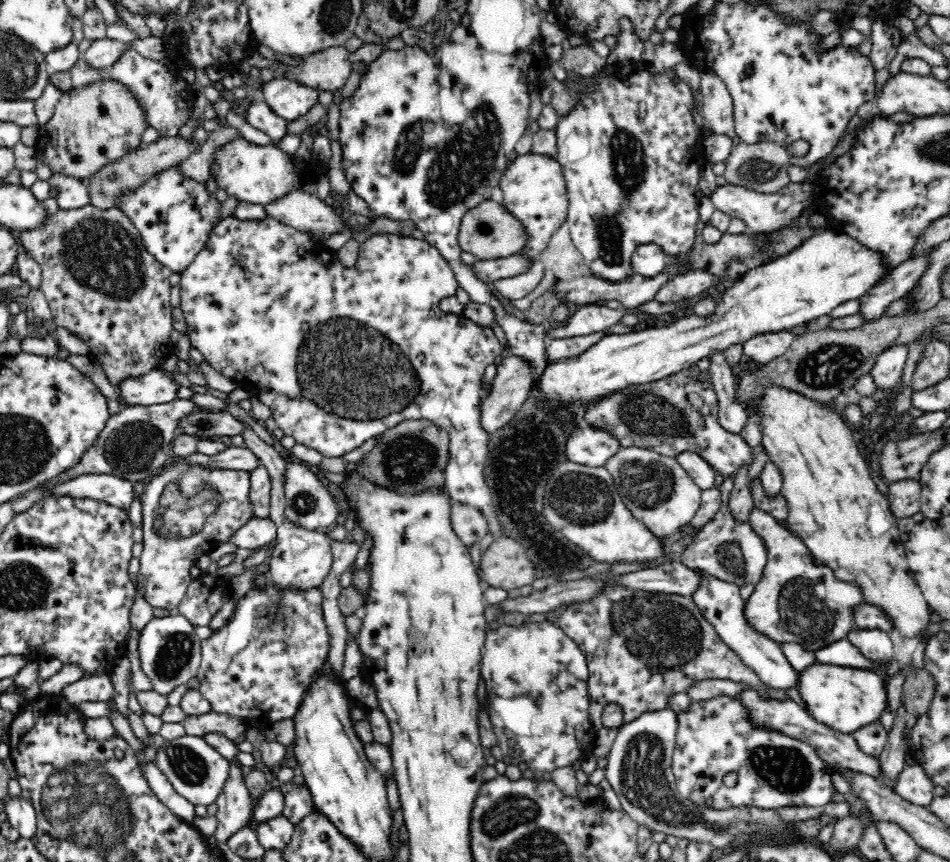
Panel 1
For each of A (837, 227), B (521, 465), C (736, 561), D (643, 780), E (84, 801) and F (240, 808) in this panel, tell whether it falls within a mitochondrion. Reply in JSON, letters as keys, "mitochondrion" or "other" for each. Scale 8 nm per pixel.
{"A":"other","B":"mitochondrion","C":"mitochondrion","D":"mitochondrion","E":"mitochondrion","F":"other"}

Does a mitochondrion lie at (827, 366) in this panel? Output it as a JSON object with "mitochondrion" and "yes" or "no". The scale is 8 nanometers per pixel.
{"mitochondrion":"yes"}

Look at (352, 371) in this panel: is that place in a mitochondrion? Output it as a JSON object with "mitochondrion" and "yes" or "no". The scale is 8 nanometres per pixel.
{"mitochondrion":"yes"}

